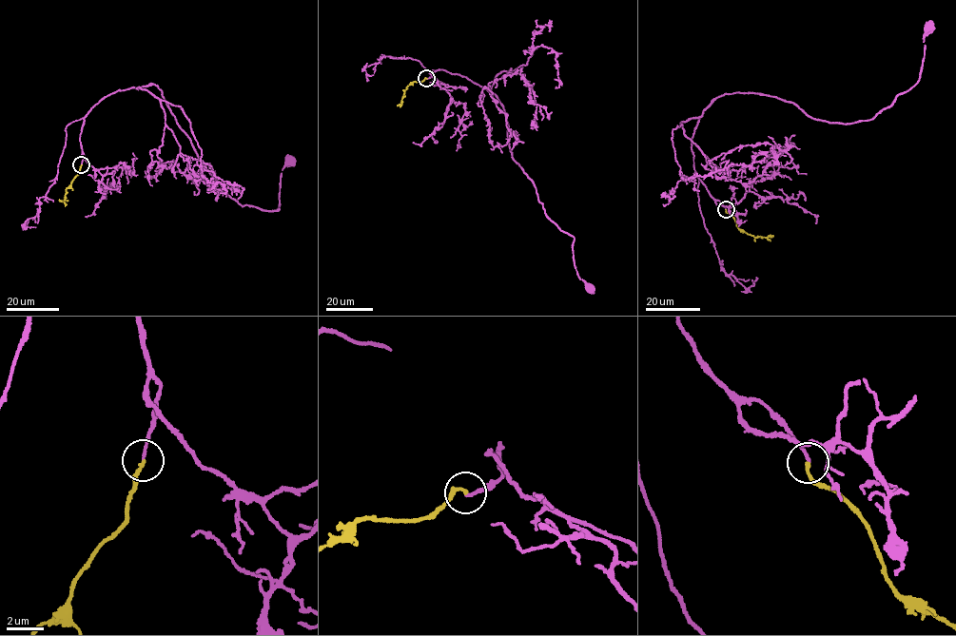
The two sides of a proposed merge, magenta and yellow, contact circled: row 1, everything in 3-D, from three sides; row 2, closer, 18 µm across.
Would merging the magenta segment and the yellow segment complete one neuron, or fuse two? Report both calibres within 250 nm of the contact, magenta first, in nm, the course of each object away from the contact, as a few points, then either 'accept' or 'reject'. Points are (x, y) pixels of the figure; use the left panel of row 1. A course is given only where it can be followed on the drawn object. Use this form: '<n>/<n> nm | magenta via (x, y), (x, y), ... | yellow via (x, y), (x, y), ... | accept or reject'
140/170 nm | magenta via (81, 163), (88, 111), (119, 90), (151, 84), (242, 206), (280, 210), (290, 160) | yellow via (81, 164), (66, 190), (64, 201), (59, 199) | accept

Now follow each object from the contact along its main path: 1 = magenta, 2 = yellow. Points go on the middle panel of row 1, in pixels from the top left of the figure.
1: (426, 78), (441, 69), (493, 92), (512, 159), (544, 213), (572, 236), (576, 271), (590, 288)
2: (426, 78), (406, 86), (397, 106)

